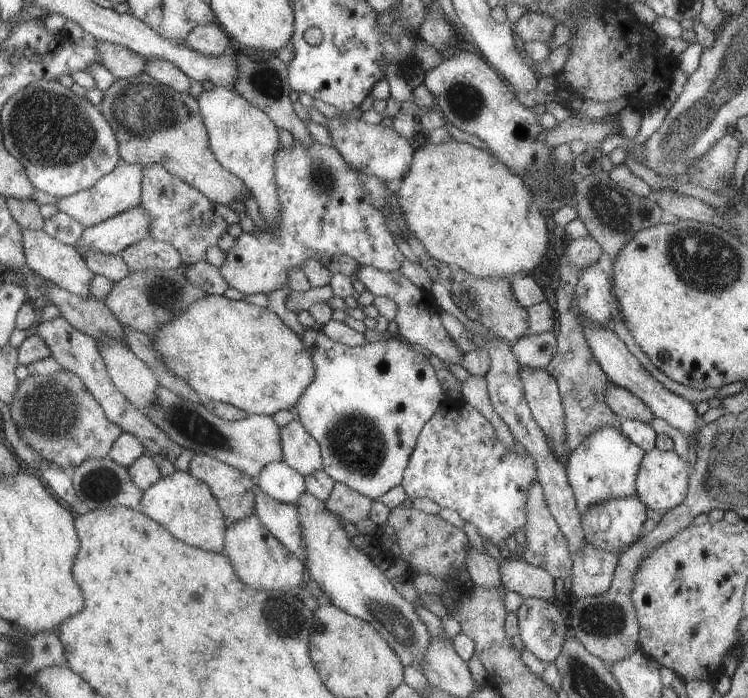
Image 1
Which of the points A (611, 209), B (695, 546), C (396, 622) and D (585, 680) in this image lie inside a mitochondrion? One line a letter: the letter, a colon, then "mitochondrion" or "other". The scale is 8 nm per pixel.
A: mitochondrion
B: other
C: mitochondrion
D: mitochondrion

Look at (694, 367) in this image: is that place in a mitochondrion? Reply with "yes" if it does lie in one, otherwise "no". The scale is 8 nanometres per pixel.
no

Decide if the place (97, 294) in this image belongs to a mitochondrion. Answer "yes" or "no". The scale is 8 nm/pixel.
no

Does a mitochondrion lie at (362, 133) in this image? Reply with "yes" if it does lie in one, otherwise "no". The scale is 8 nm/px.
no

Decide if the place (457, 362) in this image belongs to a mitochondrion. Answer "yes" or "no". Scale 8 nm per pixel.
no

